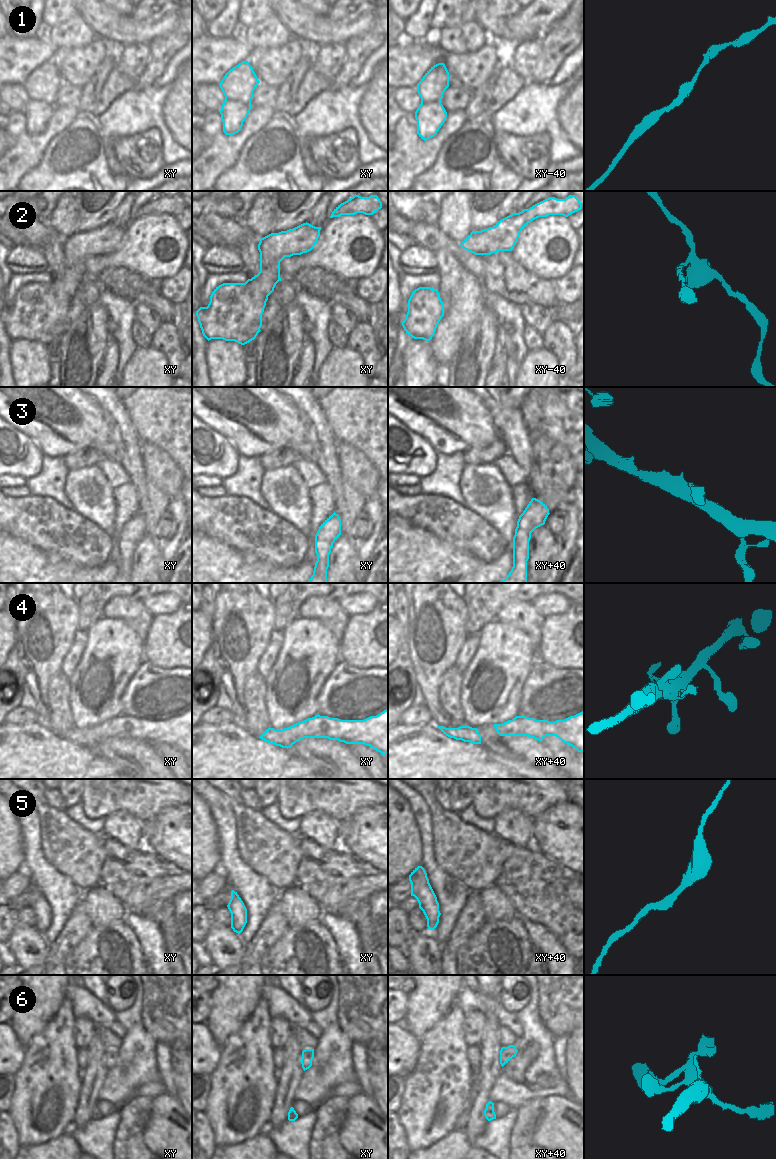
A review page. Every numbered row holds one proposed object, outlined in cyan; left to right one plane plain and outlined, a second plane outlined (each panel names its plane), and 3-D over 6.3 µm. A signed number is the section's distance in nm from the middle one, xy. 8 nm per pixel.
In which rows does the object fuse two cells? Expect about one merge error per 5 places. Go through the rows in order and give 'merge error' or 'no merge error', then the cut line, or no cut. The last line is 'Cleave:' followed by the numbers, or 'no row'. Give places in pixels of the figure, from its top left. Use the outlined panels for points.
1: no merge error; no cut
2: no merge error; no cut
3: no merge error; no cut
4: no merge error; no cut
5: no merge error; no cut
6: no merge error; no cut
Cleave: no row

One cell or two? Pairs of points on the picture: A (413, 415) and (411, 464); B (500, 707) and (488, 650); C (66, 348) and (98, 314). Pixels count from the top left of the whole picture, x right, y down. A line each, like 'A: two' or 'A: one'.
A: two
B: one
C: one

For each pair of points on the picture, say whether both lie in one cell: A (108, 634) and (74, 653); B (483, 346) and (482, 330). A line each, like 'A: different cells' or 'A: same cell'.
A: different cells
B: same cell

